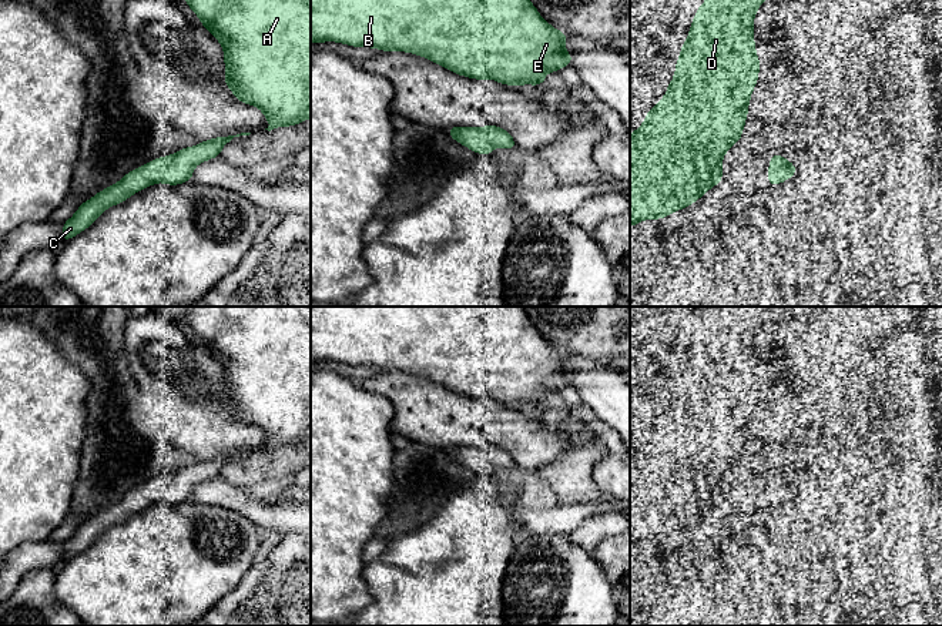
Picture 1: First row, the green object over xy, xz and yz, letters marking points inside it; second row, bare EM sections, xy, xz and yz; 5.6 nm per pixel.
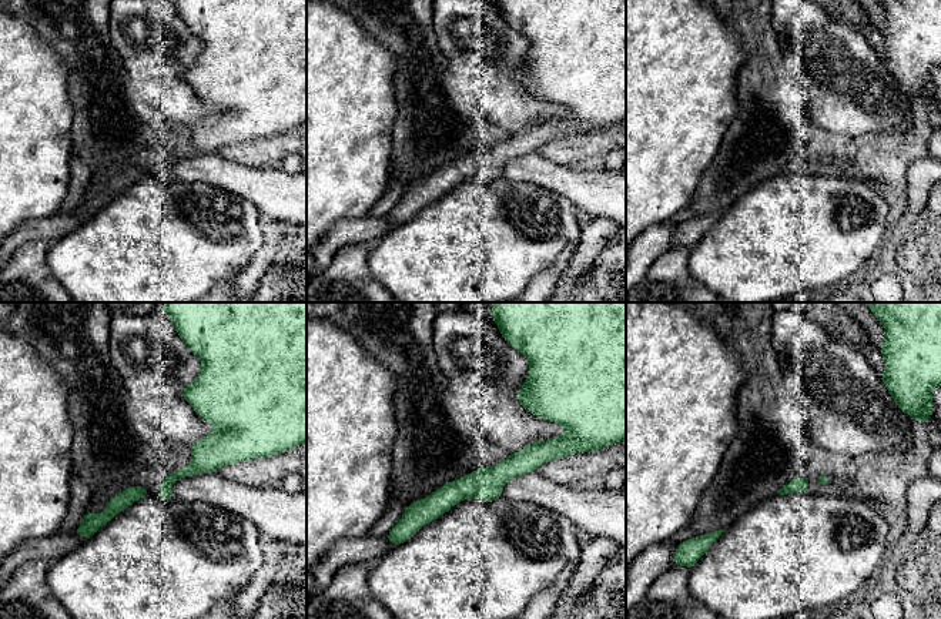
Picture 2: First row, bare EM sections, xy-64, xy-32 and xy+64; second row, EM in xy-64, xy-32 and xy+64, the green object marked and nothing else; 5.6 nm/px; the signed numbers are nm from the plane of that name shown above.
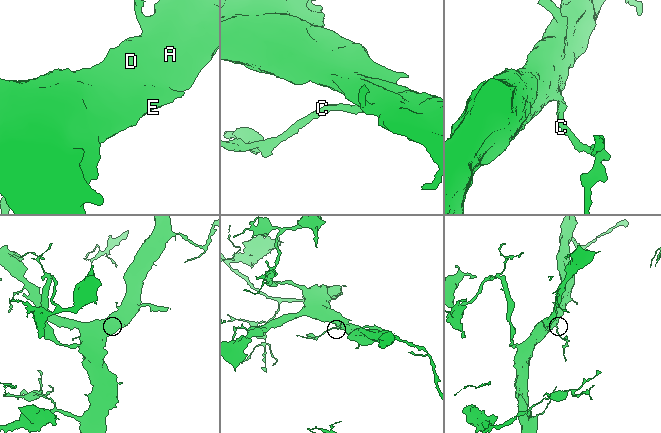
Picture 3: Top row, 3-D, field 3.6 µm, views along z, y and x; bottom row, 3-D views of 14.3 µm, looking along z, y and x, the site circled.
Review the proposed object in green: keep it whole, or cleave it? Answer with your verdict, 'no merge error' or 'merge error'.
no merge error

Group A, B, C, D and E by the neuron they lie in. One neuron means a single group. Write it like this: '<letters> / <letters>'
A B C D E

